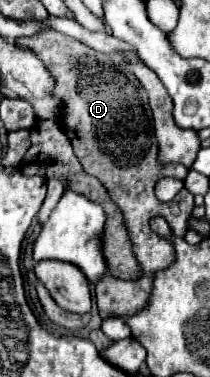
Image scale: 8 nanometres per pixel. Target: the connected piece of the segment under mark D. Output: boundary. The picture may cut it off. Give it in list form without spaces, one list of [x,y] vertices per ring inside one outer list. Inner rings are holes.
[[[42,29],[32,37],[18,37],[16,45],[26,45],[28,49],[32,49],[50,69],[56,81],[54,97],[60,97],[62,101],[60,123],[68,139],[72,141],[74,155],[78,157],[88,175],[98,177],[98,181],[106,187],[110,199],[122,211],[134,255],[142,265],[142,277],[138,281],[122,281],[108,275],[96,281],[96,301],[100,317],[108,319],[134,315],[148,301],[154,271],[166,269],[174,261],[172,243],[156,237],[156,233],[152,233],[148,227],[148,219],[154,215],[164,215],[174,233],[184,237],[186,221],[194,209],[194,197],[190,191],[184,189],[184,195],[174,197],[170,203],[162,203],[154,197],[154,185],[160,177],[166,175],[176,175],[184,179],[188,169],[184,171],[184,167],[180,165],[160,167],[156,163],[158,149],[146,89],[142,89],[140,81],[128,71],[128,67],[124,67],[120,61],[114,61],[112,55],[100,53],[54,29]]]

